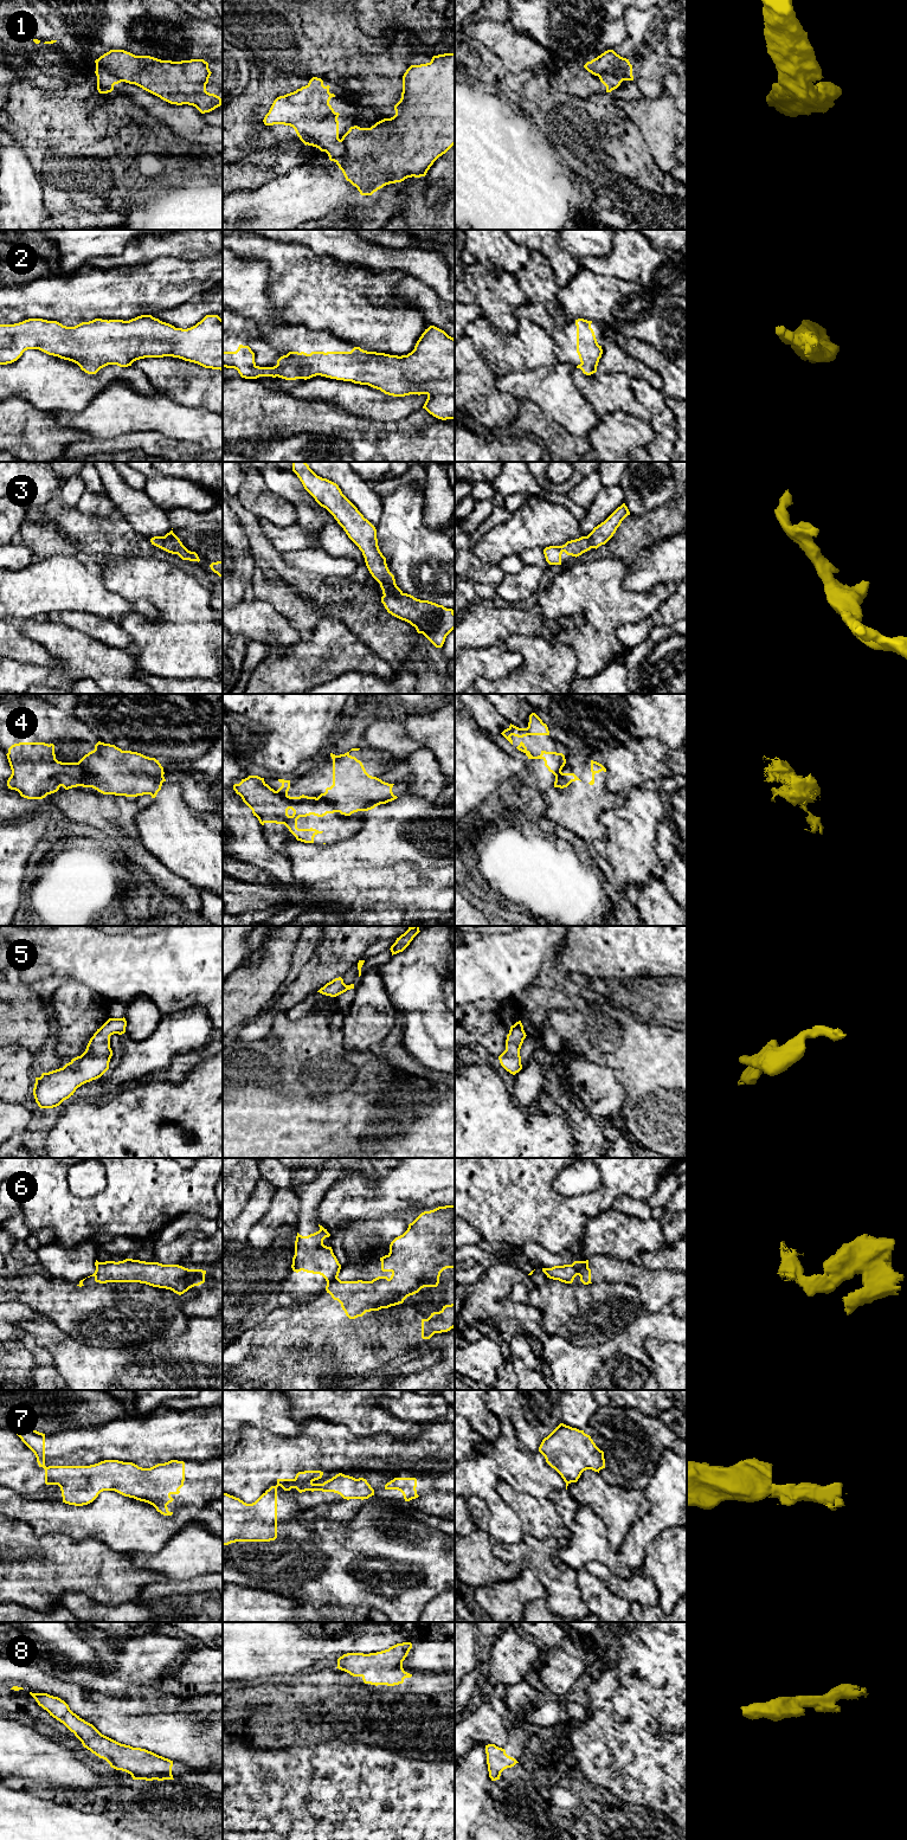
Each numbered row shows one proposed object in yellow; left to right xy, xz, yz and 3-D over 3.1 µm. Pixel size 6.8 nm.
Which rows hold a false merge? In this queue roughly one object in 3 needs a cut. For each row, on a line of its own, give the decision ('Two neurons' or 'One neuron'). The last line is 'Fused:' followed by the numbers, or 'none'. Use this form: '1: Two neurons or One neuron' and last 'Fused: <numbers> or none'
1: Two neurons
2: One neuron
3: One neuron
4: Two neurons
5: One neuron
6: Two neurons
7: Two neurons
8: One neuron
Fused: 1, 4, 6, 7

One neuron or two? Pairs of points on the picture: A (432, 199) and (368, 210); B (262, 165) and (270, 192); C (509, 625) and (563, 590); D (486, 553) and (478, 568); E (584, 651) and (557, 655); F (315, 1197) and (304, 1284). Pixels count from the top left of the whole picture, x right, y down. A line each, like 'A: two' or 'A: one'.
A: two
B: two
C: two
D: two
E: two
F: one

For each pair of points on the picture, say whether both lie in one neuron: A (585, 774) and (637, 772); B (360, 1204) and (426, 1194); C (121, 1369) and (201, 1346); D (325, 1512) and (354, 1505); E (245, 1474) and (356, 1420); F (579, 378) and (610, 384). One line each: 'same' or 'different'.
A: different
B: same
C: same
D: same
E: different
F: same

